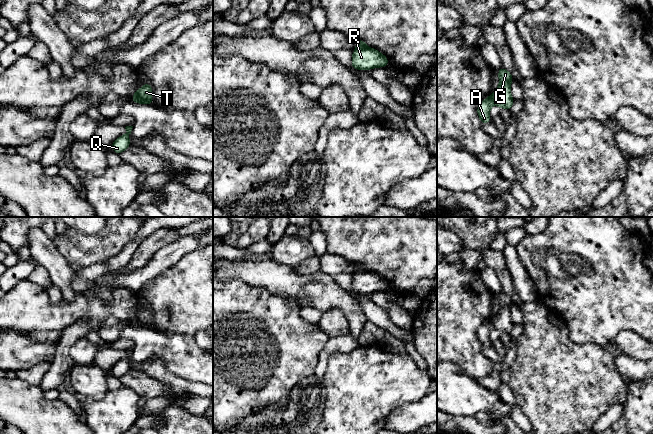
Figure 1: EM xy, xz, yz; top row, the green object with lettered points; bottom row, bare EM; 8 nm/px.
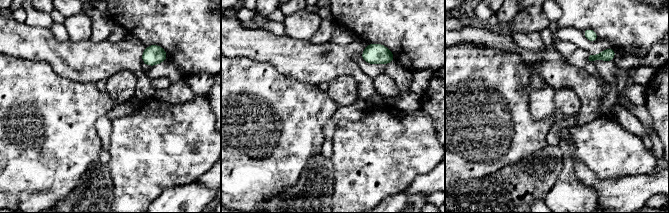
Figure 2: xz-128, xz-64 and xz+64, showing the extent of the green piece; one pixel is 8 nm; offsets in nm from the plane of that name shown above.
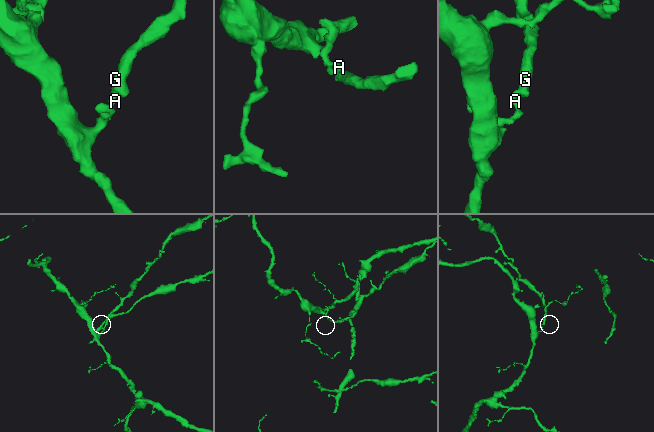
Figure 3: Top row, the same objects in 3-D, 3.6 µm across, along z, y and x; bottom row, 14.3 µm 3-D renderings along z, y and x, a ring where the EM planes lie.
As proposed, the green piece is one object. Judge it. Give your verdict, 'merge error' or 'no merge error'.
merge error

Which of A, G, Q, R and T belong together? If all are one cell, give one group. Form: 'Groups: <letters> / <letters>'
Groups: A Q / G R T

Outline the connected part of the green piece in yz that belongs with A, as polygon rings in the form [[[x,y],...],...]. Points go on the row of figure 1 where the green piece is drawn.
[[[488,97],[478,105],[477,113],[482,124],[490,124],[489,110],[493,103],[492,97]]]

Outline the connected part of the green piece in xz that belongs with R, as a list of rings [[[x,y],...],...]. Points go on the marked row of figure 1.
[[[373,48],[356,49],[352,54],[351,68],[359,70],[369,70],[376,67],[386,68],[389,63],[388,58]]]

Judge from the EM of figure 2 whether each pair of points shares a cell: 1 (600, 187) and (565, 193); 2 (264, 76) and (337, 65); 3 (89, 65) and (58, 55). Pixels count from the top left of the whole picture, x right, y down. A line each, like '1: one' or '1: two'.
1: two
2: two
3: one

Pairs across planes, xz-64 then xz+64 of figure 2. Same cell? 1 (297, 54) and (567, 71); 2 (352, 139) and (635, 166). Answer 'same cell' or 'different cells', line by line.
1: same cell
2: same cell

